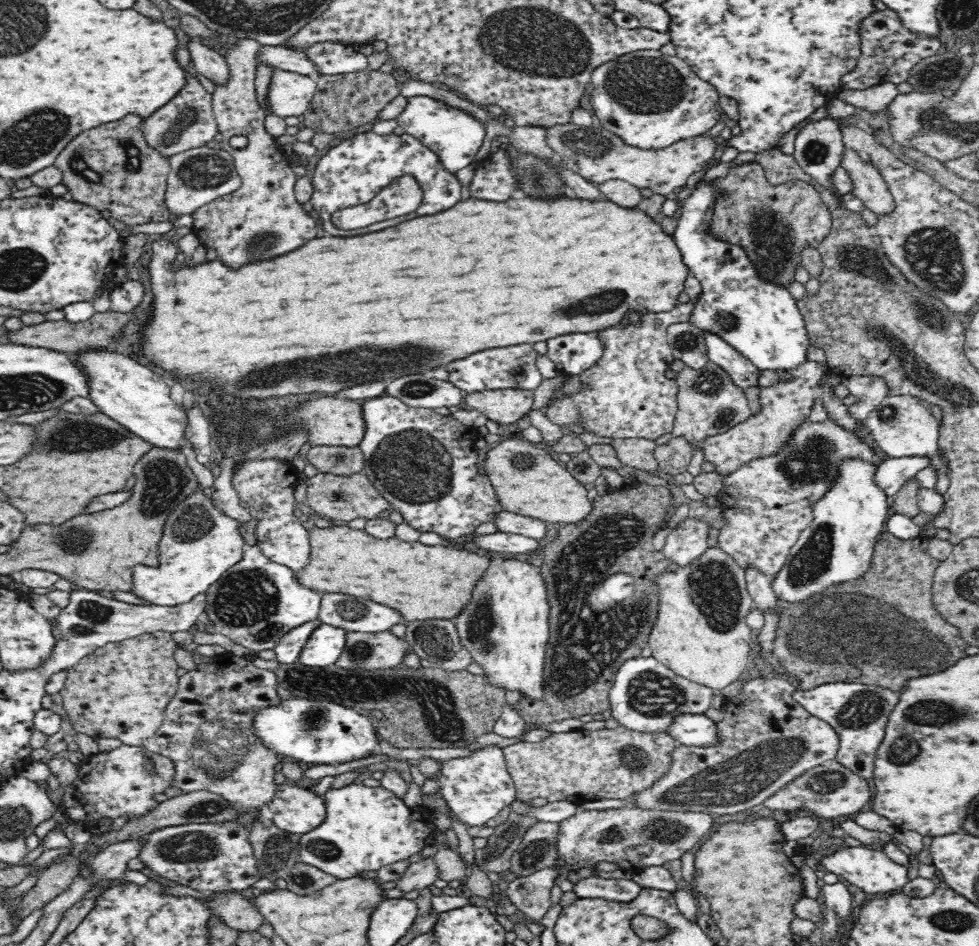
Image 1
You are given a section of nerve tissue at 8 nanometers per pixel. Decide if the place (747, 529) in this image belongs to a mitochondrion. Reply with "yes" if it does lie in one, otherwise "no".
no

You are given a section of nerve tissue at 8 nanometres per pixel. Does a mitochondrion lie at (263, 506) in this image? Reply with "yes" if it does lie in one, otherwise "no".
no

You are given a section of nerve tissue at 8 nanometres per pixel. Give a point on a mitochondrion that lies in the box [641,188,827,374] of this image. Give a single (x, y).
(771, 234)

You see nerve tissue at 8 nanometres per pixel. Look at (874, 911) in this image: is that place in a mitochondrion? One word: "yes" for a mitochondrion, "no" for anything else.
no

